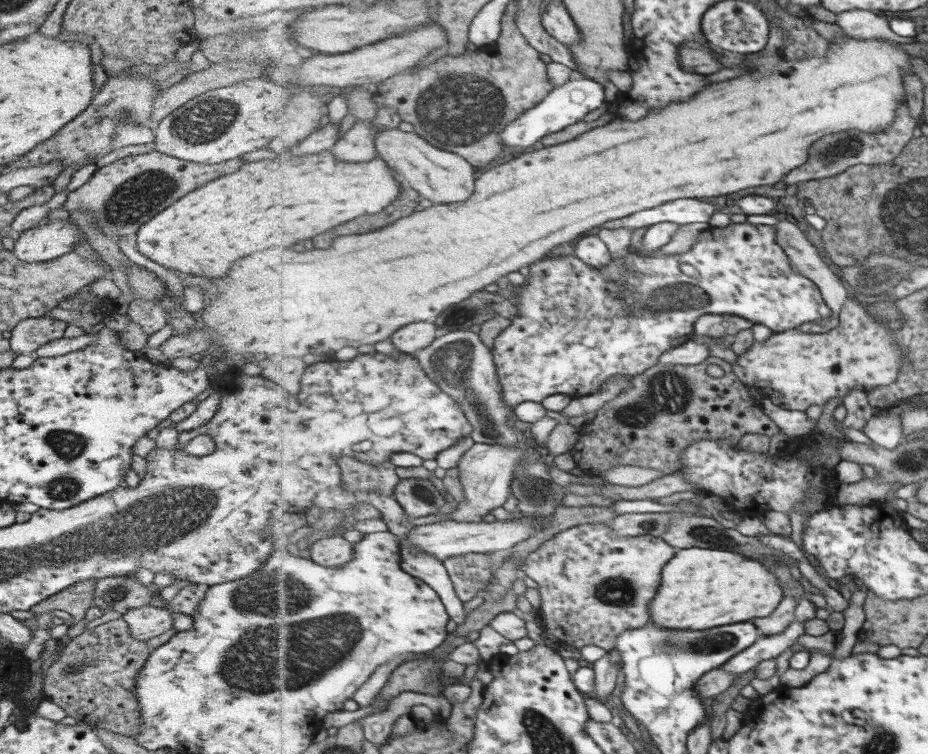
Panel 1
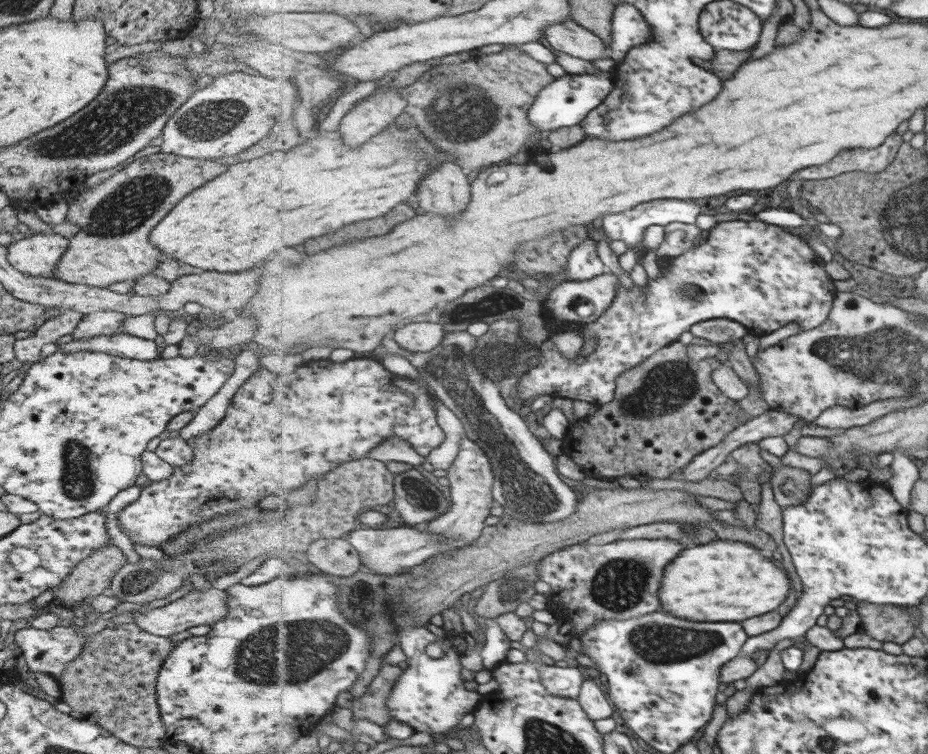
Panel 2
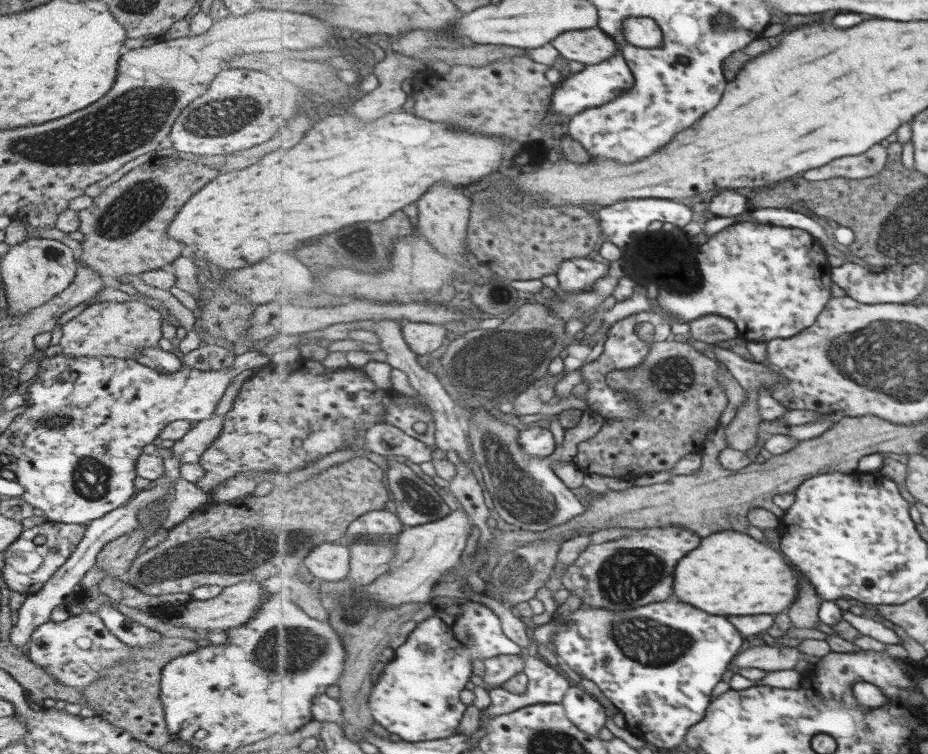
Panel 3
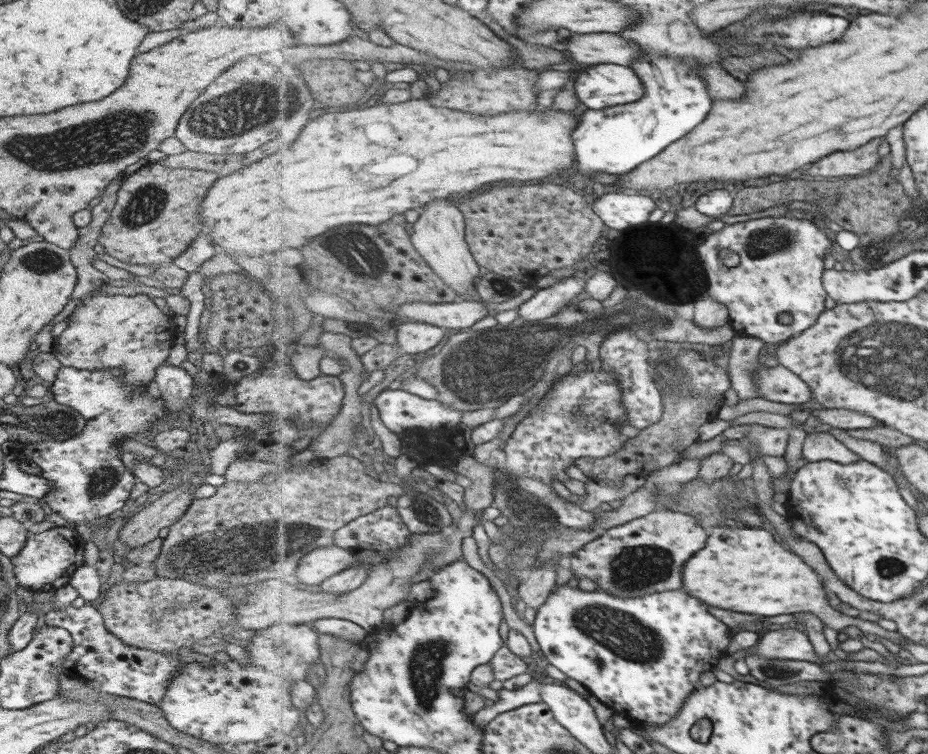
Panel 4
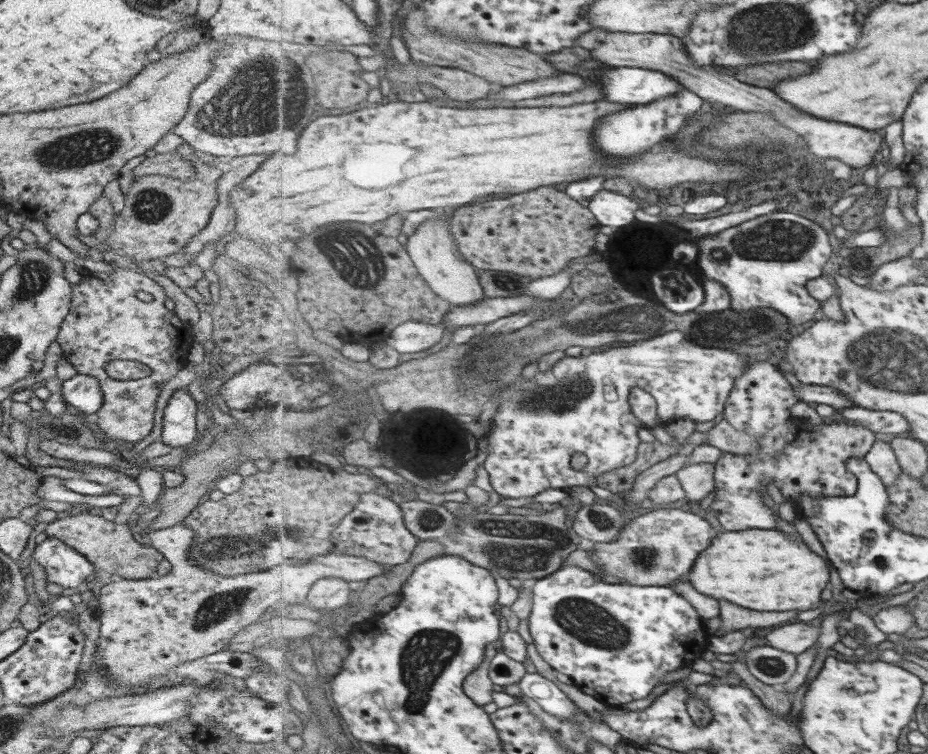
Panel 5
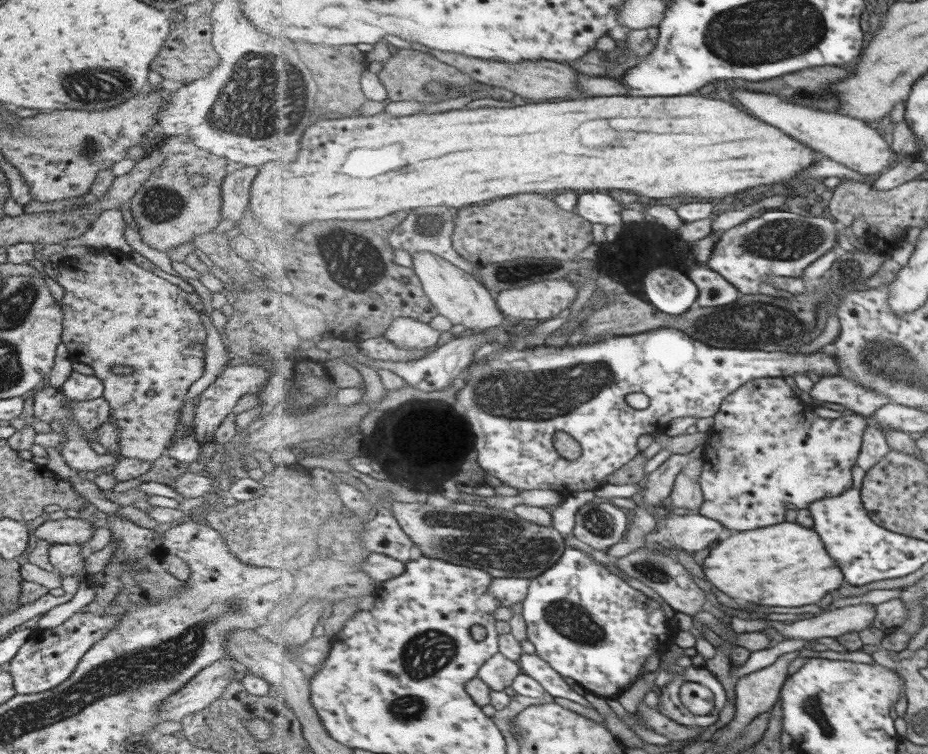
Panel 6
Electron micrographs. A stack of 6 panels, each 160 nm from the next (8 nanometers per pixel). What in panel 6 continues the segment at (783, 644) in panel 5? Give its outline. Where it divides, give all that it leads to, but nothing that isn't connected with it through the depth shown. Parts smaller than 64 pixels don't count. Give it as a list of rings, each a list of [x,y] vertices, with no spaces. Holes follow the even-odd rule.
[[[865,603],[837,609],[831,608],[831,610],[823,611],[820,615],[800,622],[788,622],[788,624],[776,622],[774,629],[780,634],[779,639],[816,640],[824,638],[824,636],[836,639],[848,632],[859,632],[870,628],[876,620],[876,616],[878,616],[876,605]]]

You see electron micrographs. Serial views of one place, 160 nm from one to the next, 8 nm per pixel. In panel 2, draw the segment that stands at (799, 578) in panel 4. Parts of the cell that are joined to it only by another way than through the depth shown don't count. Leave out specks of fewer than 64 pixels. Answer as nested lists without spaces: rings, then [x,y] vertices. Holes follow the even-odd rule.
[[[720,539],[714,544],[684,550],[678,562],[672,562],[662,584],[662,606],[674,616],[694,622],[742,622],[778,610],[790,592],[791,578],[758,548]]]

